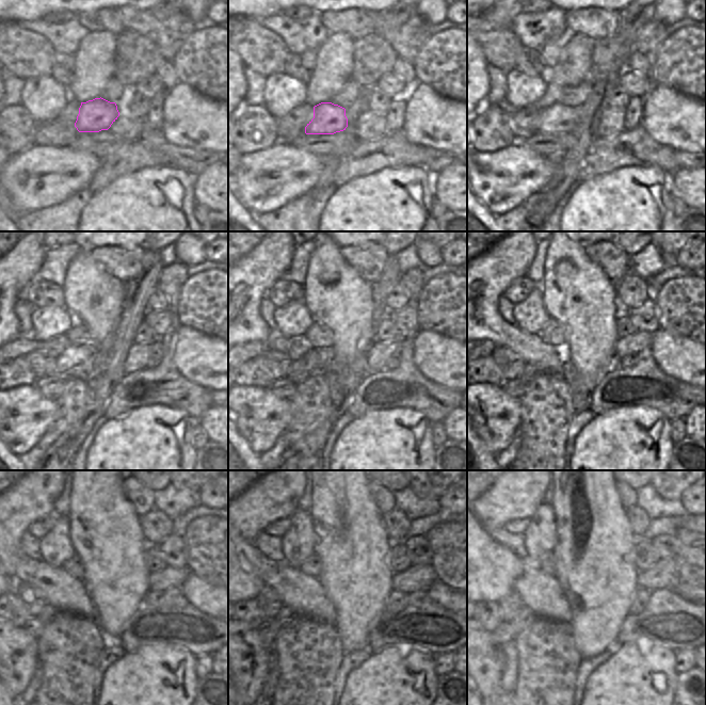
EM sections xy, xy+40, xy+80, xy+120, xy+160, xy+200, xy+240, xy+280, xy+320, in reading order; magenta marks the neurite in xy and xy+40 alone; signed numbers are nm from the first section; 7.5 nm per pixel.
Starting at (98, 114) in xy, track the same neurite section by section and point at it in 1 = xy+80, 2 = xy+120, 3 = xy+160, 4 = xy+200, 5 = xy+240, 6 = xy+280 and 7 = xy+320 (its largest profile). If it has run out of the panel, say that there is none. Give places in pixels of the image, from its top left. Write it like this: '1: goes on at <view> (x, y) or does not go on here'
1: goes on at xy+80 (557, 118)
2: goes on at xy+120 (77, 361)
3: goes on at xy+160 (313, 363)
4: goes on at xy+200 (531, 370)
5: goes on at xy+240 (49, 612)
6: goes on at xy+280 (287, 613)
7: goes on at xy+320 (525, 615)

